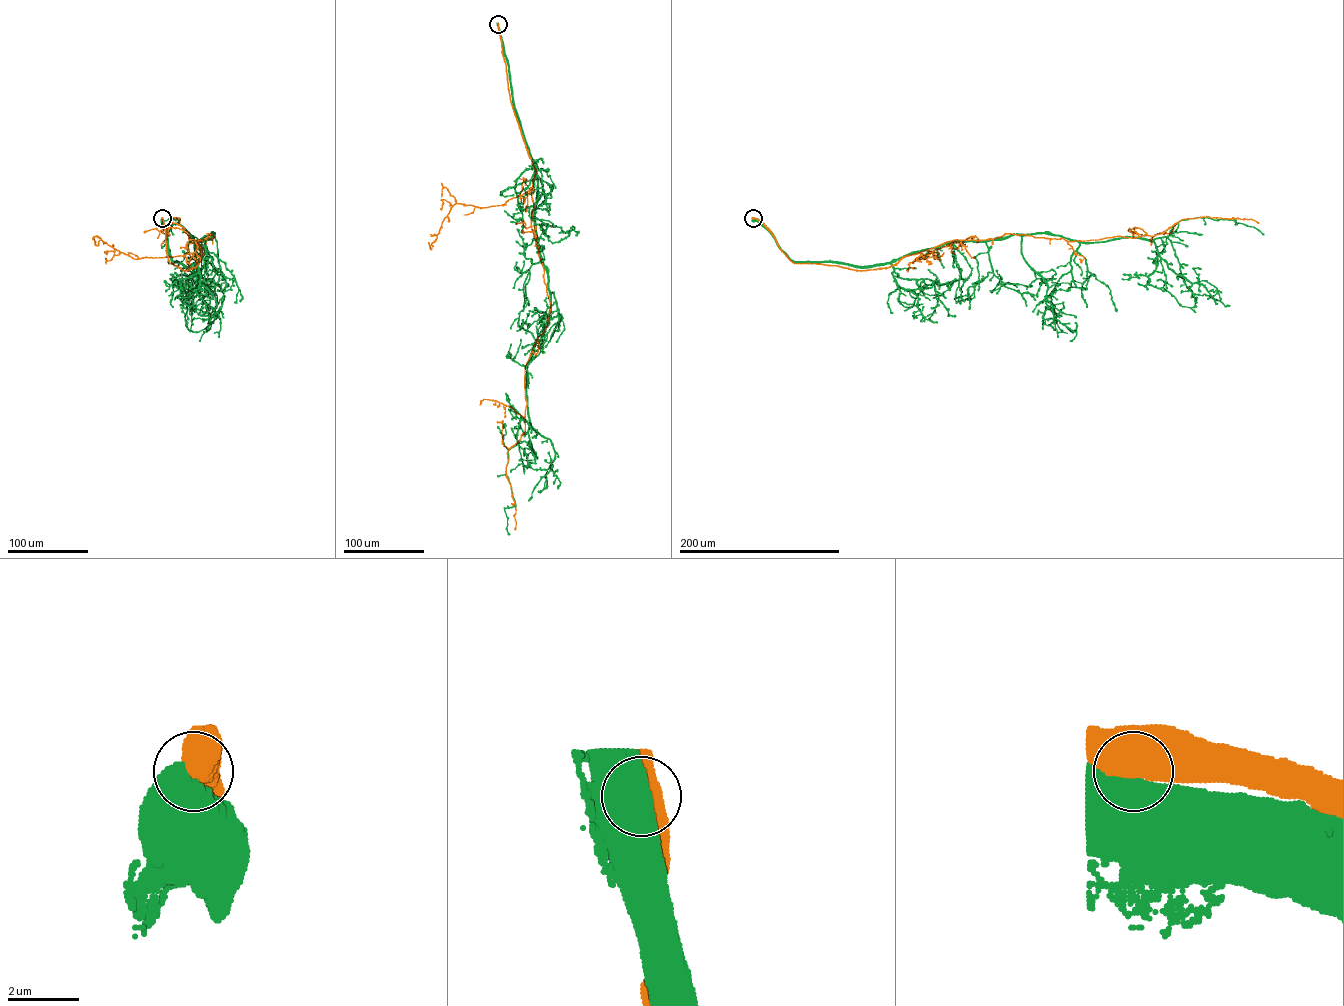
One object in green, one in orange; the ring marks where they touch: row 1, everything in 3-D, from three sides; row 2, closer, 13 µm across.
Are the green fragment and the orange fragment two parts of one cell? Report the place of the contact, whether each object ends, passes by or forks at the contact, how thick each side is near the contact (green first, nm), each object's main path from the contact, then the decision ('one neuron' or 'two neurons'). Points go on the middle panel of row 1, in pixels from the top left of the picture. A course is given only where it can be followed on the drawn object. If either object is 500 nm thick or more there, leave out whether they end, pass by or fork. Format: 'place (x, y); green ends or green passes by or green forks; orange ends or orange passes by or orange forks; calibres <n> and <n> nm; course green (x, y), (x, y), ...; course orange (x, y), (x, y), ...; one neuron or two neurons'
place (498, 24); calibres 750 and 850 nm; course green (498, 24), (536, 172), (535, 236), (550, 307), (527, 367), (529, 441), (508, 451), (508, 535); course orange (498, 24), (510, 99), (535, 169), (531, 226), (550, 307), (525, 367), (525, 431), (507, 453), (515, 530); two neurons

